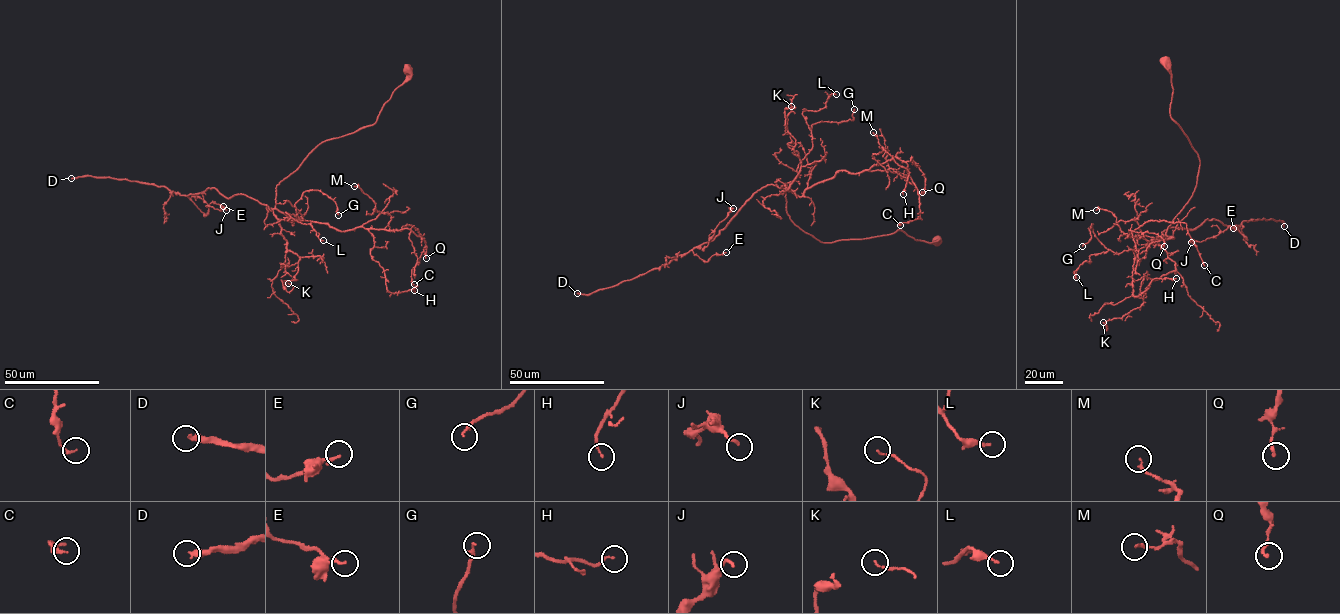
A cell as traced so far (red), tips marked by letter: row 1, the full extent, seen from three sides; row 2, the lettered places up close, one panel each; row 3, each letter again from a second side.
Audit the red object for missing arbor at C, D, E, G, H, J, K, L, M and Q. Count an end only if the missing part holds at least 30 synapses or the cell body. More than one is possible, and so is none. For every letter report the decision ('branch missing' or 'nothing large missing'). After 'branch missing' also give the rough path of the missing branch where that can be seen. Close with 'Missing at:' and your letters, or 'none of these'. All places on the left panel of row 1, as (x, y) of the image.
C: nothing large missing
D: branch missing
E: nothing large missing
G: nothing large missing
H: nothing large missing
J: nothing large missing
K: nothing large missing
L: nothing large missing
M: nothing large missing
Q: nothing large missing
Missing at: D

